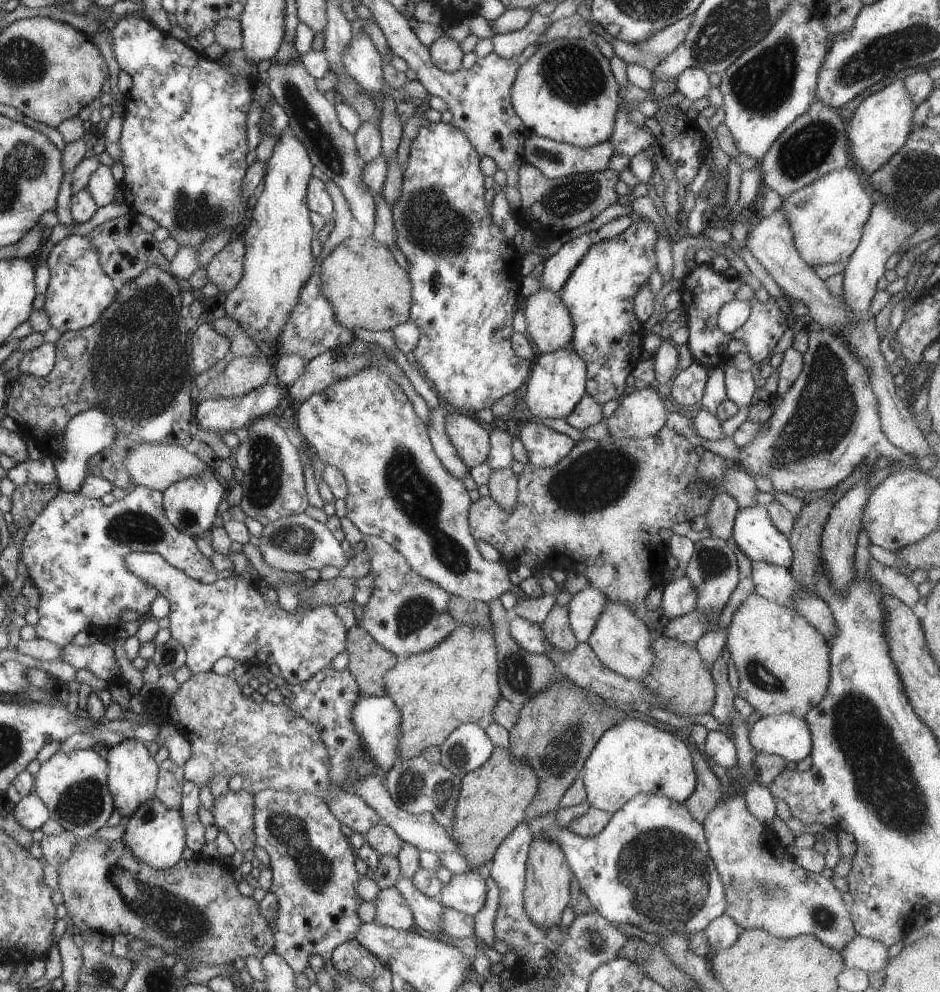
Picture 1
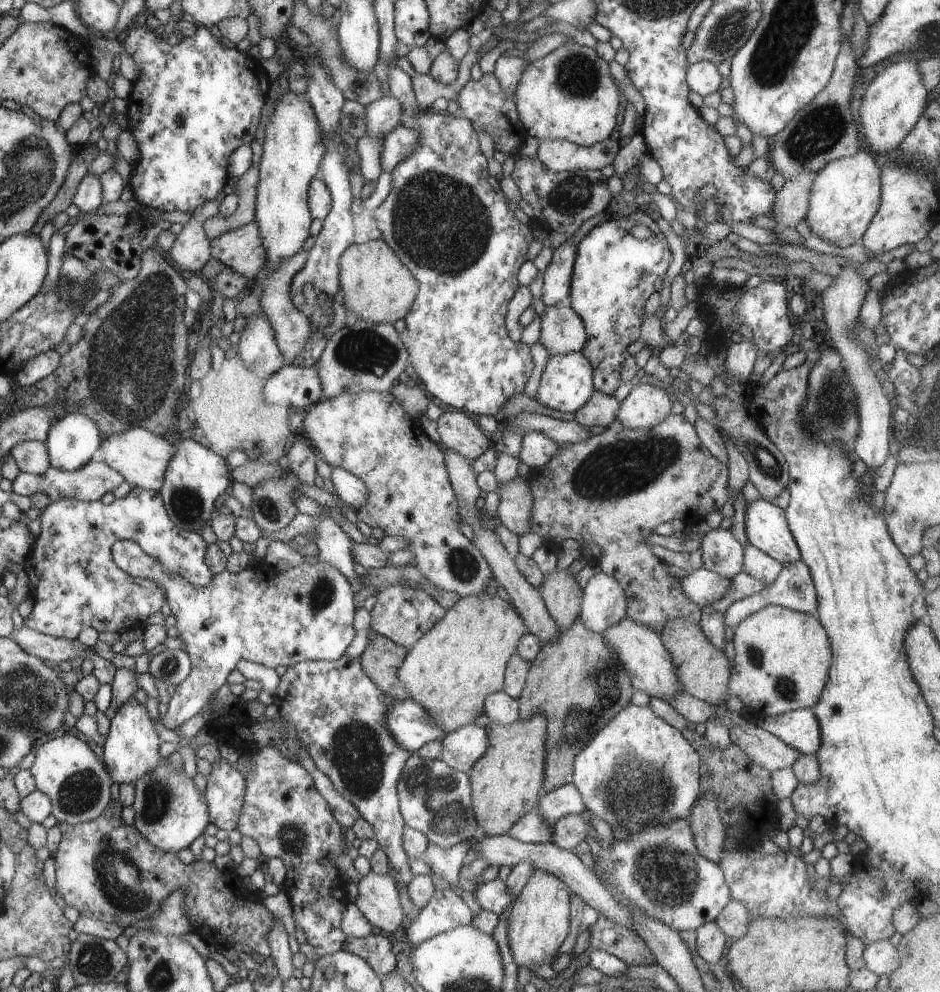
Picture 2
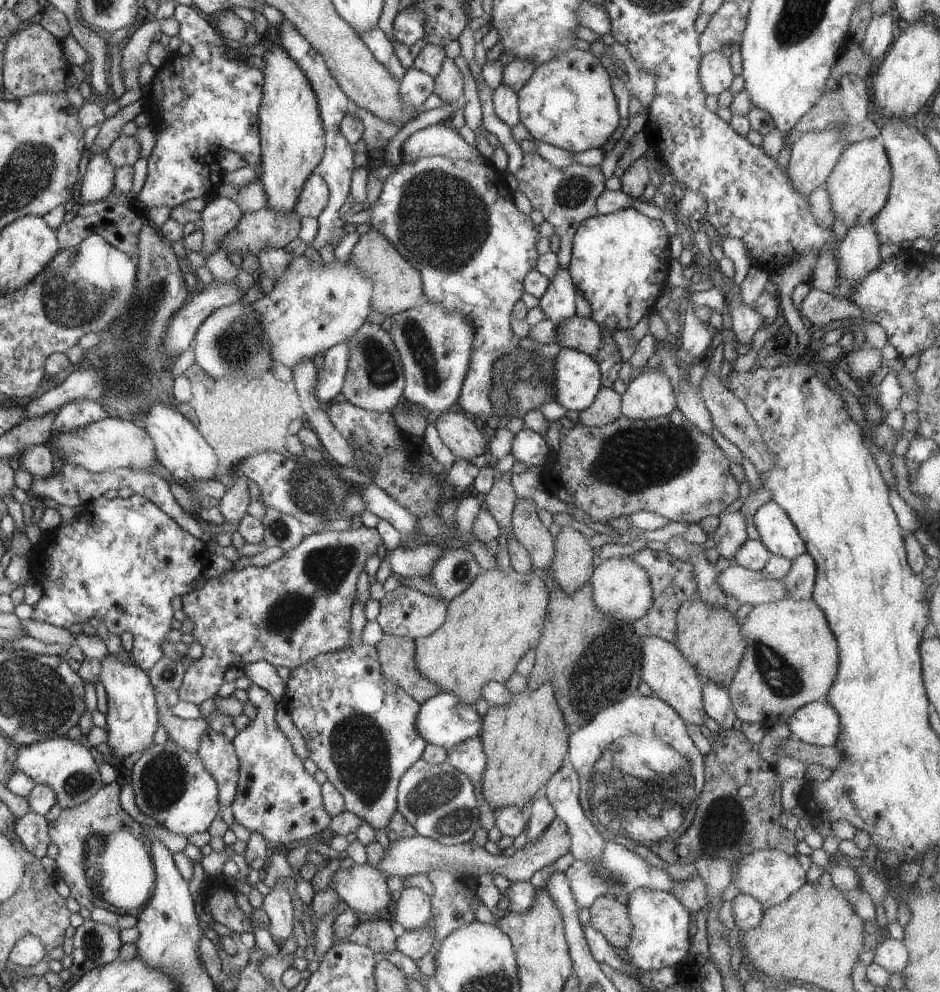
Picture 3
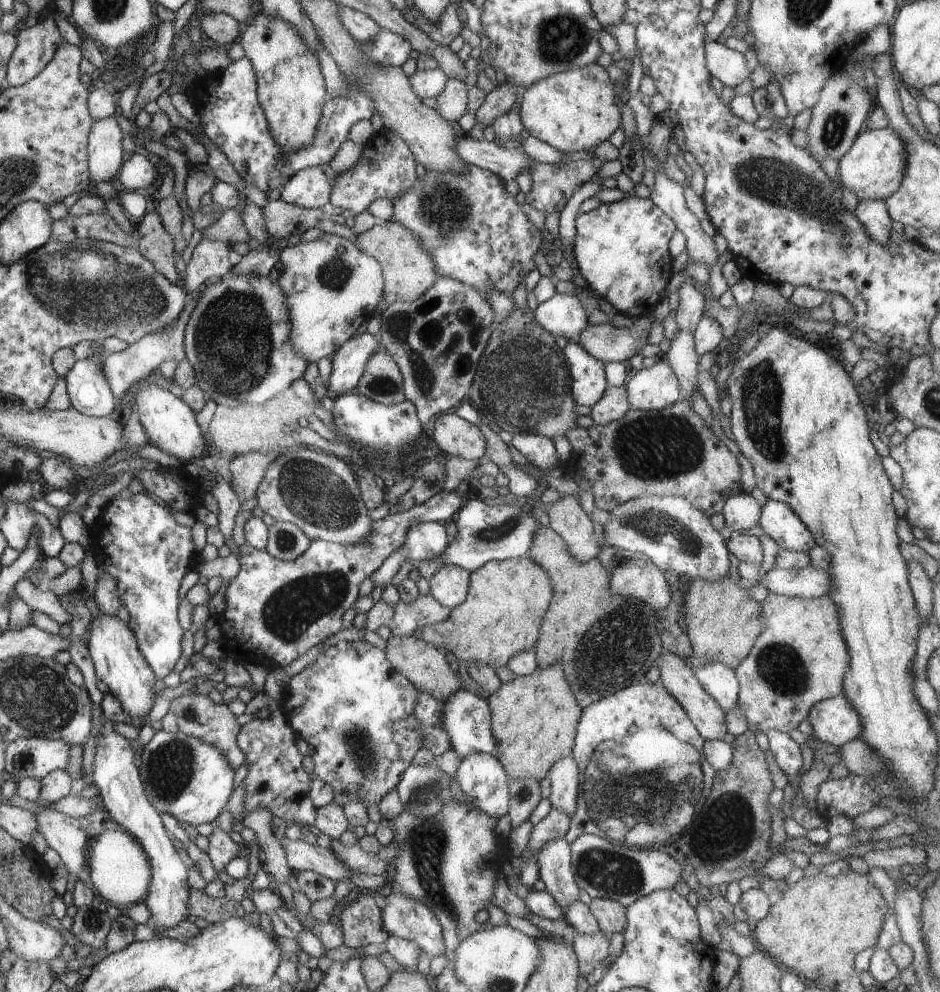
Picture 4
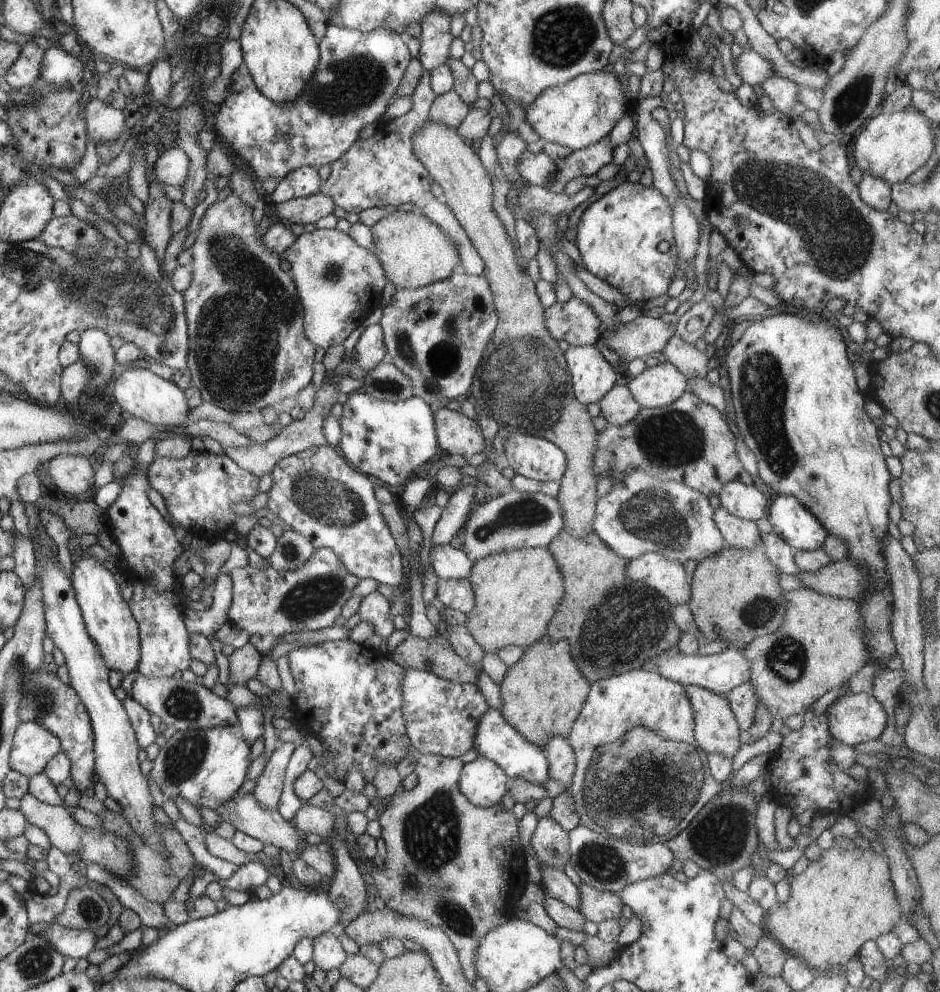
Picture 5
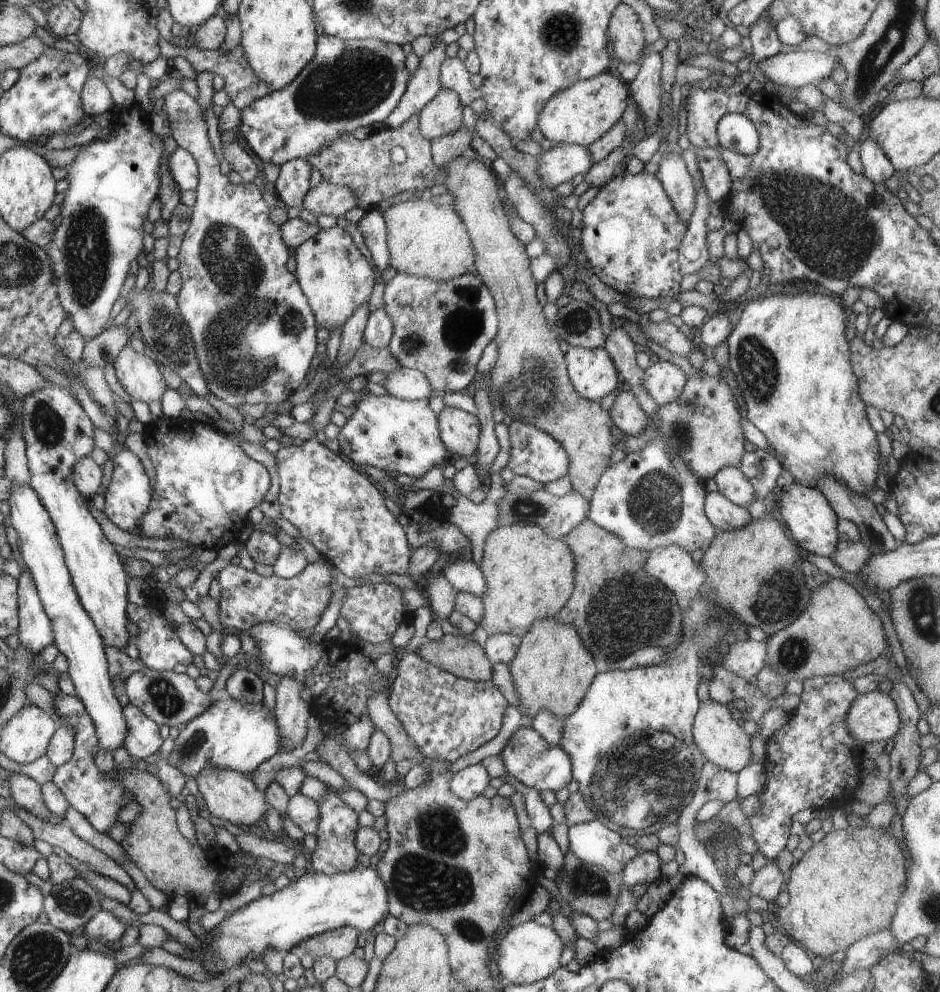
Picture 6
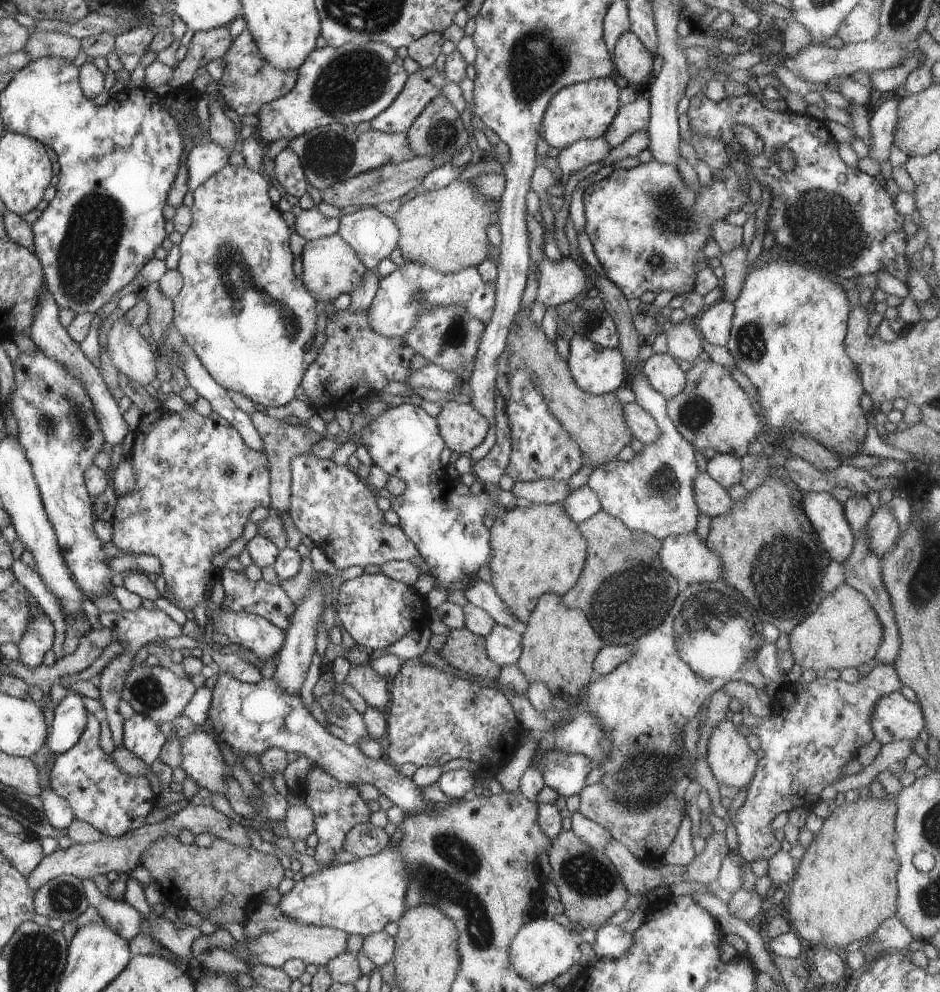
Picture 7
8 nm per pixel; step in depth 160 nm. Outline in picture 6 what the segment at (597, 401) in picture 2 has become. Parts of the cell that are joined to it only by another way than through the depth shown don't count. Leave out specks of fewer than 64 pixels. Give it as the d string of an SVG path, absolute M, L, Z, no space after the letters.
M631 390L620 391L609 412L613 423L625 435L637 435L647 430L649 416Z

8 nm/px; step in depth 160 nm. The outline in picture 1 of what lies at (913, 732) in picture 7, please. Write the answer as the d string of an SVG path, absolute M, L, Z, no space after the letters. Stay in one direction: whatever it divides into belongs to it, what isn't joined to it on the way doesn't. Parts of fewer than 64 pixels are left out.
M792 714L763 716L750 728L750 745L756 752L777 755L798 763L811 755L812 734L805 718Z

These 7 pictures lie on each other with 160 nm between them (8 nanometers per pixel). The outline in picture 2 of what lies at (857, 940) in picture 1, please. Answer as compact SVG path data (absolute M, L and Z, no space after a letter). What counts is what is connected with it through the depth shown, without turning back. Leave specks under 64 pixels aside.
M891 940L878 941L865 946L864 963L871 972L884 976L898 970L902 964L902 956Z

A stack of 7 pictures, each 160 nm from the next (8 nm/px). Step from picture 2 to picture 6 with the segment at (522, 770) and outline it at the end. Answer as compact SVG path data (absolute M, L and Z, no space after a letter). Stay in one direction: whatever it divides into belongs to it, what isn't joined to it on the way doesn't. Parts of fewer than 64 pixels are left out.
M555 618L536 621L521 638L516 656L508 664L516 694L521 700L521 713L534 720L542 710L549 710L564 720L582 702L594 677L600 672L592 655L584 648L572 625L560 624Z

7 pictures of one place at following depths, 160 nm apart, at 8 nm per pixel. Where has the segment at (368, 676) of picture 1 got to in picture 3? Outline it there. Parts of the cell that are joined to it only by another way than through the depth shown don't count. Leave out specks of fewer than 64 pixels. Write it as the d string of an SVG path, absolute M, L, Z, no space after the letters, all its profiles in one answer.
M384 635L375 648L384 676L406 690L420 705L443 692L416 668L416 642L412 638Z

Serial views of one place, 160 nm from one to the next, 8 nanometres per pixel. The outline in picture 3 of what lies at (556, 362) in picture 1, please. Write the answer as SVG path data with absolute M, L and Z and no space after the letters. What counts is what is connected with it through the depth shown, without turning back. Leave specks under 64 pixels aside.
M561 348L554 368L556 403L568 411L582 412L596 400L602 388L602 372L594 358L572 348Z

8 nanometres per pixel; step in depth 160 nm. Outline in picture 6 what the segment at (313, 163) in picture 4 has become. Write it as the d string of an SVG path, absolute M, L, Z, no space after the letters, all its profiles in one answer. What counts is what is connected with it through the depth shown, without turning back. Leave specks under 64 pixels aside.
M320 31L316 43L316 54L314 58L304 67L304 70L285 88L279 91L272 91L266 96L259 98L257 101L252 101L252 104L246 106L245 109L240 110L241 124L238 127L239 136L248 142L248 146L252 148L252 152L266 164L276 164L282 166L284 163L292 159L306 159L307 157L314 157L320 152L323 146L330 145L336 139L339 139L344 133L352 133L358 126L372 127L373 124L383 122L383 120L390 116L390 113L398 106L400 99L406 92L406 87L412 75L407 71L405 60L406 54L402 46L387 43L376 39L343 39L337 36L327 35L325 32Z

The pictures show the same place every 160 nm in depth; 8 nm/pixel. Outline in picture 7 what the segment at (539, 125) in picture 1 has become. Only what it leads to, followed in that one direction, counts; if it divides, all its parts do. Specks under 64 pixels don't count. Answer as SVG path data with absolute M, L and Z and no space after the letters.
M611 77L592 79L561 88L548 103L541 124L541 138L550 146L555 146L562 150L570 143L580 139L599 139L603 137L622 105L618 99L619 92L620 88Z

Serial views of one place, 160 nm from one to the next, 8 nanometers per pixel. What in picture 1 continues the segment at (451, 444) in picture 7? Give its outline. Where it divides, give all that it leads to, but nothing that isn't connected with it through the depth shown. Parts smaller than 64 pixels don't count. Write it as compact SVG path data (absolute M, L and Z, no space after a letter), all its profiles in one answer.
M448 412L444 426L450 443L468 468L472 469L486 461L490 451L489 434L474 418L460 412Z

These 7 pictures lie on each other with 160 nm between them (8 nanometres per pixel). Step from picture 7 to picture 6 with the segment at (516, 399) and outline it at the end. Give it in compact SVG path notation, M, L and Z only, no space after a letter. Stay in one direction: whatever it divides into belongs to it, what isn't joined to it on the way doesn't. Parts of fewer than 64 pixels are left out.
M511 421L510 458L508 466L515 475L530 477L533 481L546 484L566 477L569 467L569 456L558 441L549 434L520 421Z

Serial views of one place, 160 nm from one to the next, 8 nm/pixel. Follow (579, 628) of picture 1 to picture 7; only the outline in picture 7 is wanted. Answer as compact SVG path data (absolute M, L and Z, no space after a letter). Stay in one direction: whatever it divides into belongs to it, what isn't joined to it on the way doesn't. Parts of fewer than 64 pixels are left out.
M696 532L667 536L659 550L660 566L679 584L679 590L696 583L711 583L721 578L723 562L719 555L701 541Z

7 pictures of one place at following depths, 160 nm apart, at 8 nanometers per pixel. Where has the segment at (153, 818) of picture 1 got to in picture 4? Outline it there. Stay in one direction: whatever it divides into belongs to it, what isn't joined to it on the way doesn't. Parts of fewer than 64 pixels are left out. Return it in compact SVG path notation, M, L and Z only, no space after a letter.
M158 730L148 744L142 746L139 766L148 798L162 814L170 814L177 825L212 823L226 809L233 793L236 770L228 764L218 746L182 732Z

